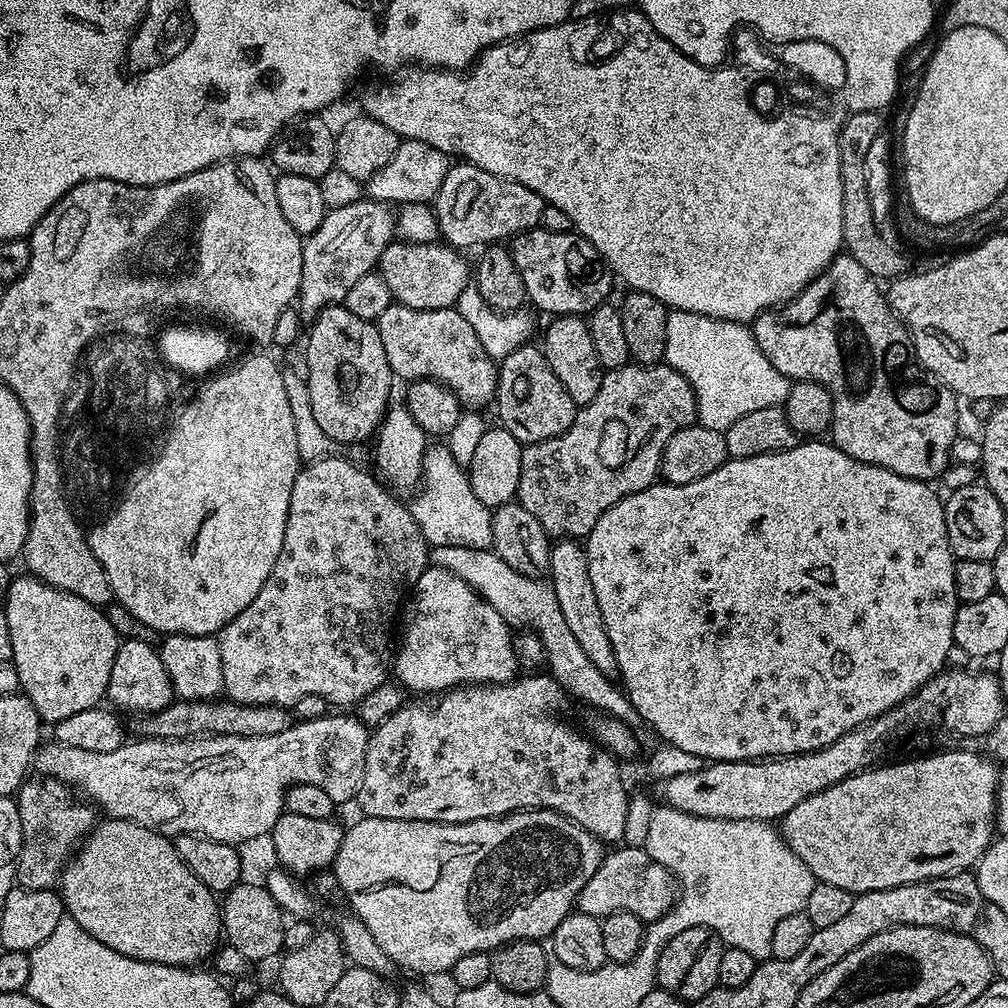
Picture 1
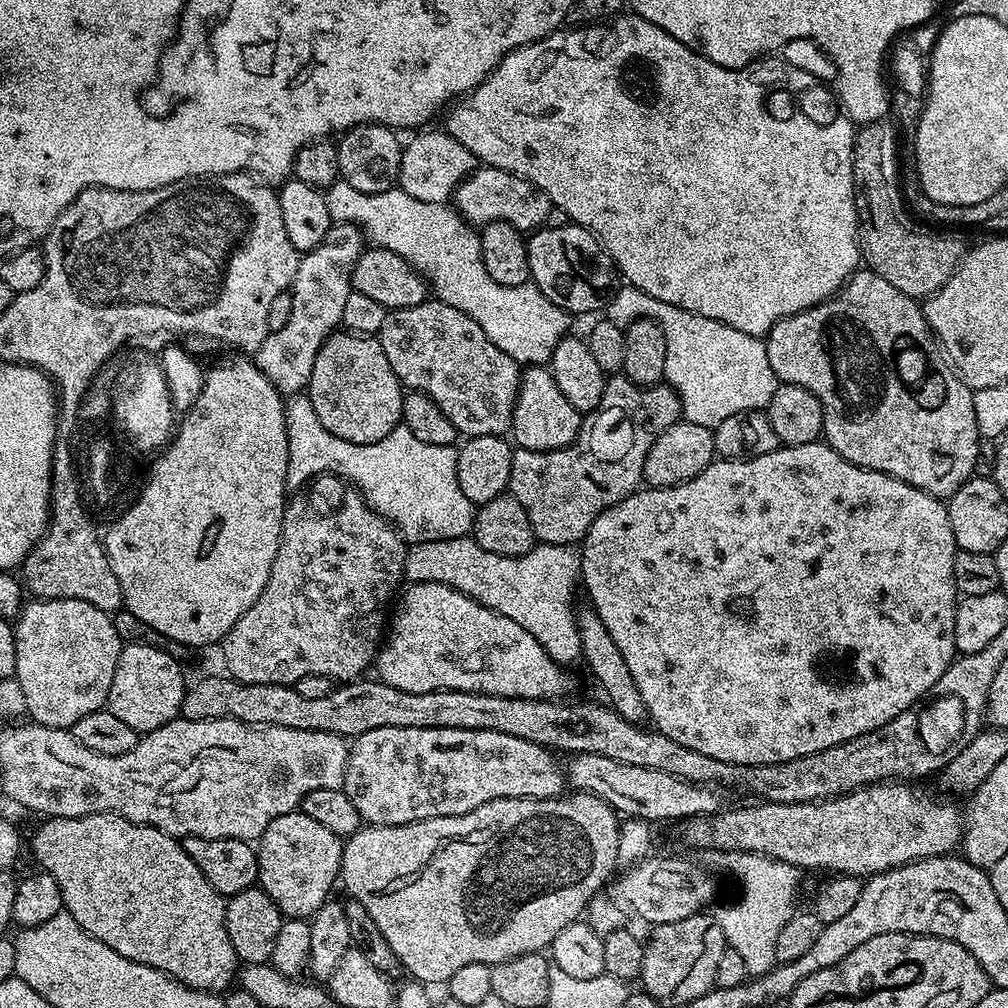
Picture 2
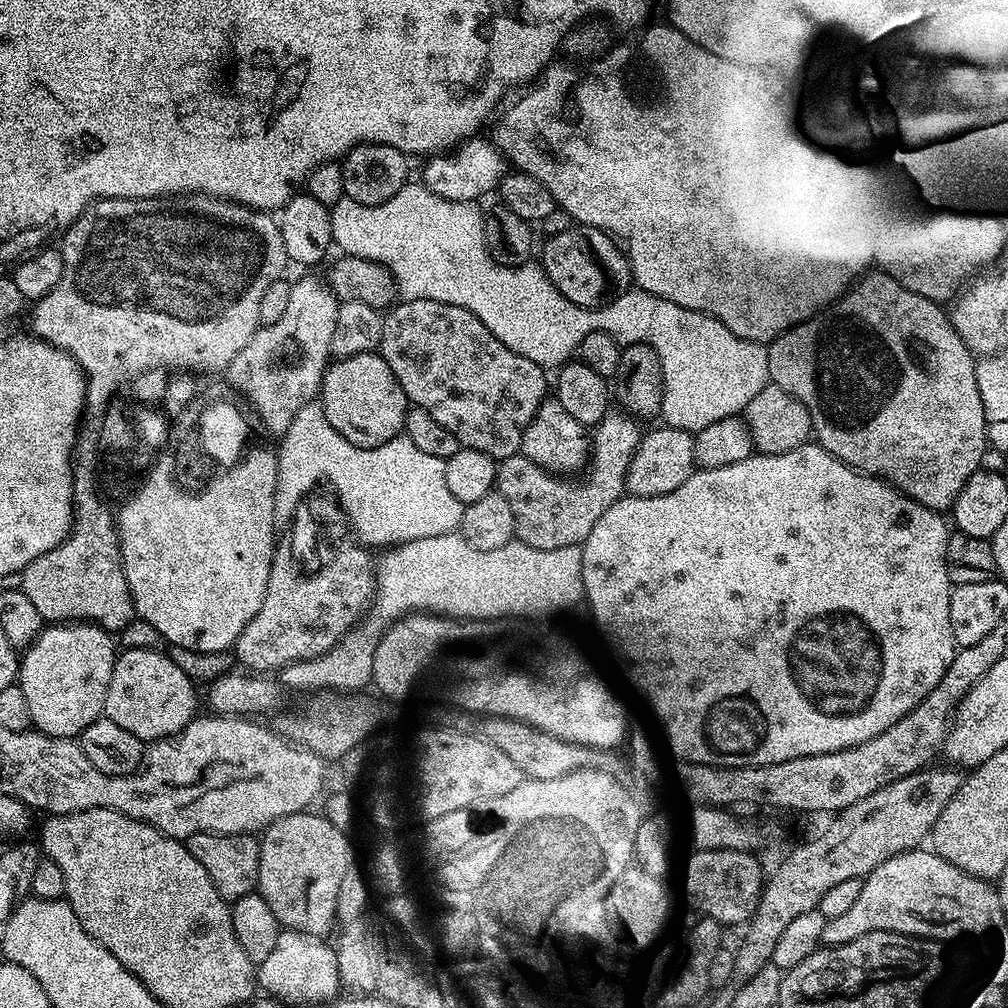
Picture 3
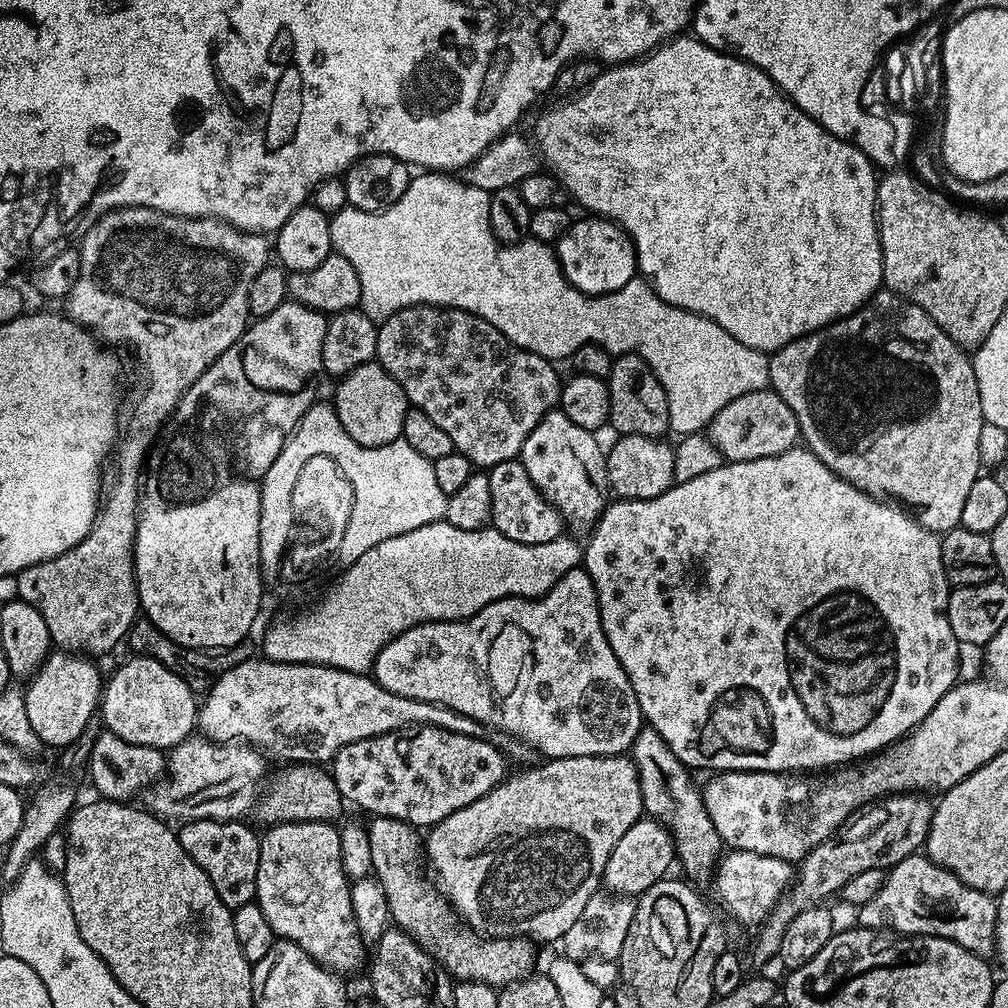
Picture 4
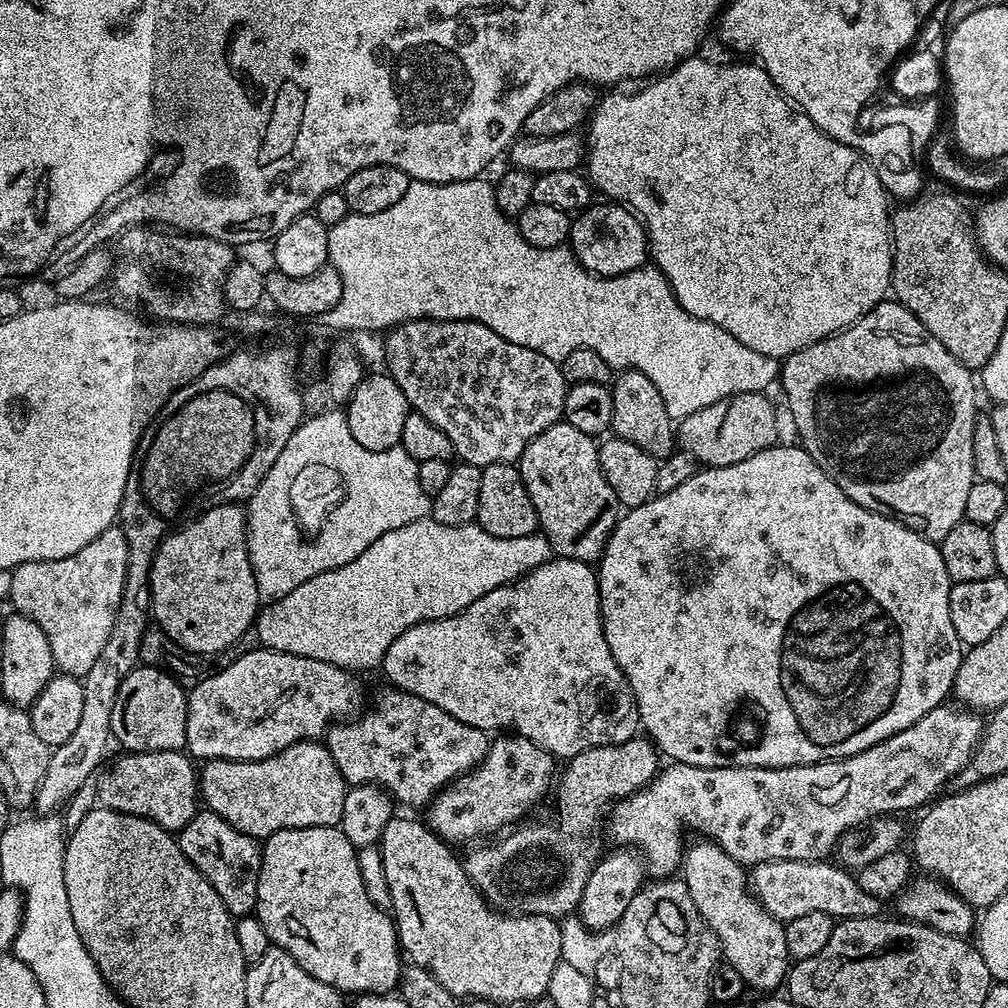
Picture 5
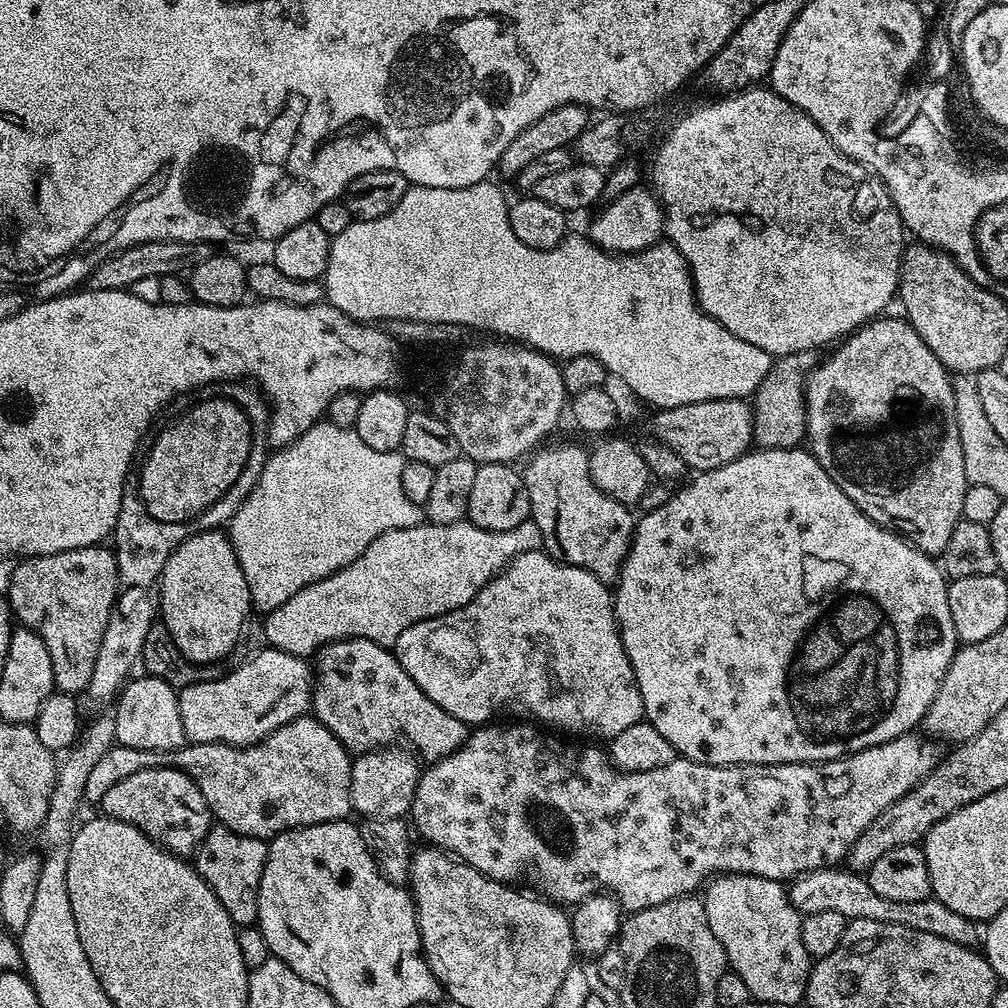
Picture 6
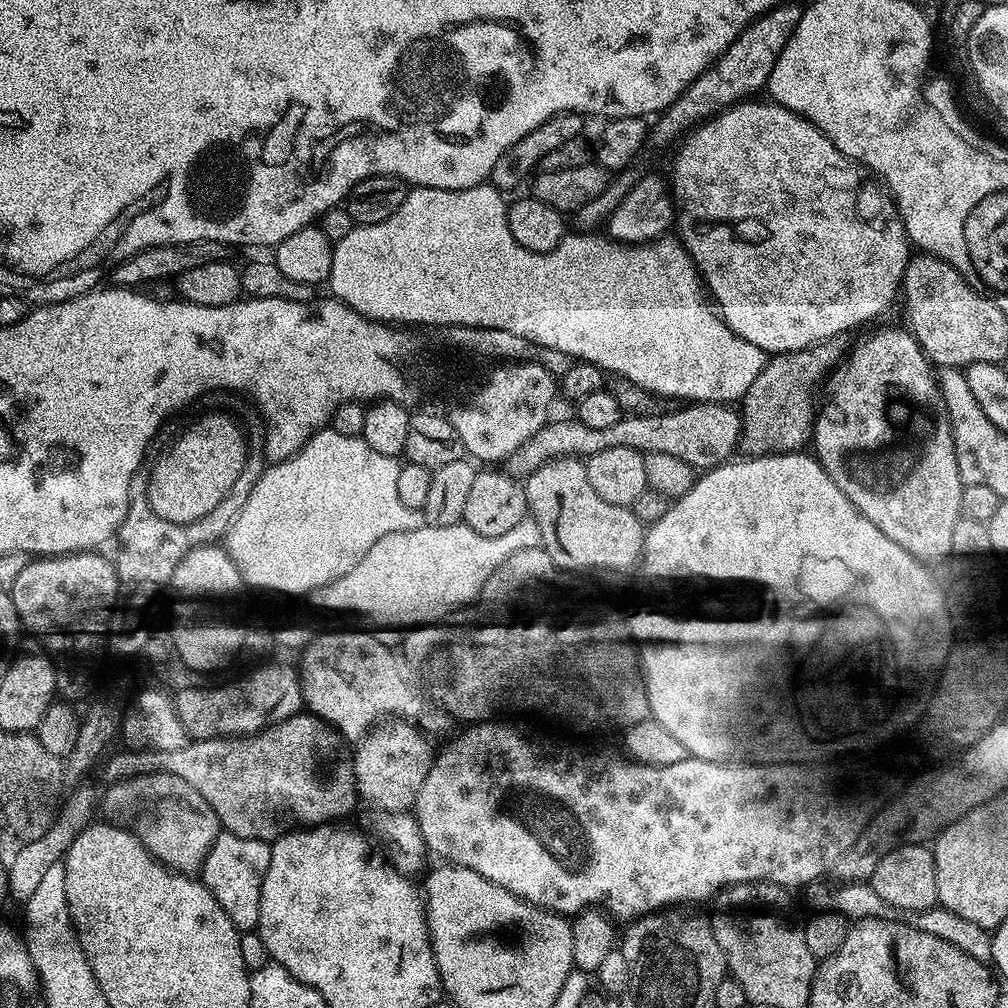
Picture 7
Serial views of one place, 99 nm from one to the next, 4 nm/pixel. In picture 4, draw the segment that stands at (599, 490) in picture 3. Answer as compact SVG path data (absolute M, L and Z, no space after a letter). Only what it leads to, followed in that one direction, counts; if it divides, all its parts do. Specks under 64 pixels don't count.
M519 459L498 462L494 467L487 469L486 473L490 484L491 527L506 534L506 538L514 538L514 542L522 542L523 544L551 542L562 536L566 525L560 516L560 511L536 489L534 482L530 482L530 474L526 474L526 466L522 466Z

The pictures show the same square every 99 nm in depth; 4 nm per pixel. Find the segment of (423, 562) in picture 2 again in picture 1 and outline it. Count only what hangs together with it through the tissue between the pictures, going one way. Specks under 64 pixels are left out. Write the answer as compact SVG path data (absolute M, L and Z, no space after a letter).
M462 546L436 547L431 549L430 560L433 565L458 574L478 591L509 625L522 624L524 628L534 631L543 644L547 671L555 680L560 681L560 687L571 699L573 696L574 699L589 704L592 710L618 718L629 724L631 728L641 727L641 718L627 695L606 674L602 674L602 670L598 670L598 666L594 666L590 658L586 658L582 645L568 629L566 617L558 607L558 598L554 598L551 583L539 577L518 574L491 549Z

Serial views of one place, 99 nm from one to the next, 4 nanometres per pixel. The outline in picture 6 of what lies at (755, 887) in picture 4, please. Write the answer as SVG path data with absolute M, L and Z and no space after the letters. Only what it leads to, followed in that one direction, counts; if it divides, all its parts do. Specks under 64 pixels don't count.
M829 866L805 872L791 881L787 891L788 901L804 916L818 914L818 910L838 910L838 914L847 916L849 920L870 918L874 922L910 926L910 930L922 930L922 934L938 934L938 938L946 938L946 942L969 946L975 945L982 936L977 921L962 918L962 914L954 914L954 910L942 906L942 902L934 898L918 902L890 902L890 898L882 898L882 894L871 888L859 871L844 866Z

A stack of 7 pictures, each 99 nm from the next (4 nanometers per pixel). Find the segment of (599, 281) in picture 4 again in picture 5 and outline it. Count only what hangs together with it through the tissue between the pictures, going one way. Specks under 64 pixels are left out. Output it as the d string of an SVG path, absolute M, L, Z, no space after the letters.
M596 202L583 209L572 220L572 229L568 232L567 243L580 265L596 276L617 276L635 268L645 267L650 256L648 234L644 231L639 216L623 204L600 203L604 204Z

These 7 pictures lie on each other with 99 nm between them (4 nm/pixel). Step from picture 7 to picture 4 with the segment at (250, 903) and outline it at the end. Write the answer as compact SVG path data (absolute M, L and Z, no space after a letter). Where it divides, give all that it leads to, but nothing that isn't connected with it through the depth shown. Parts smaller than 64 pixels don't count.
M186 820L179 825L178 835L182 850L210 878L210 886L214 886L226 907L235 910L255 901L260 853L258 832L240 820Z

